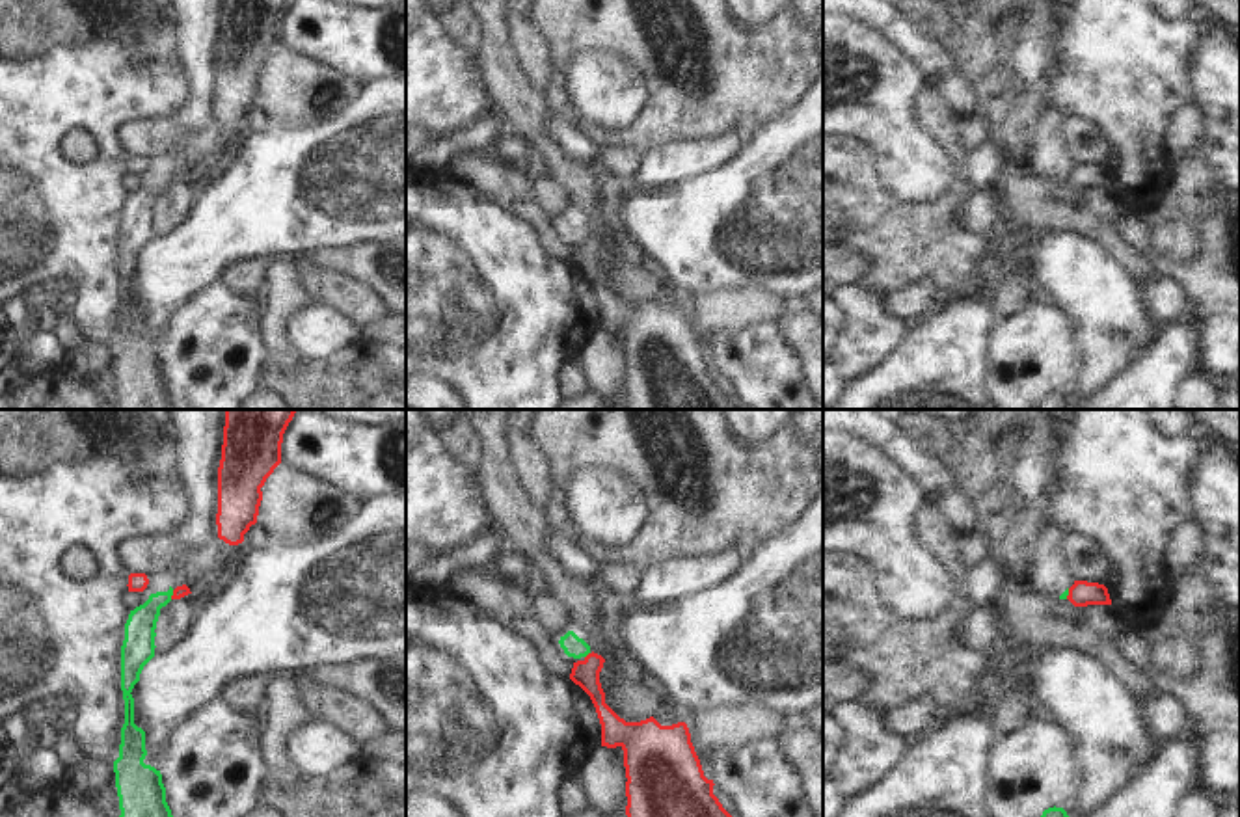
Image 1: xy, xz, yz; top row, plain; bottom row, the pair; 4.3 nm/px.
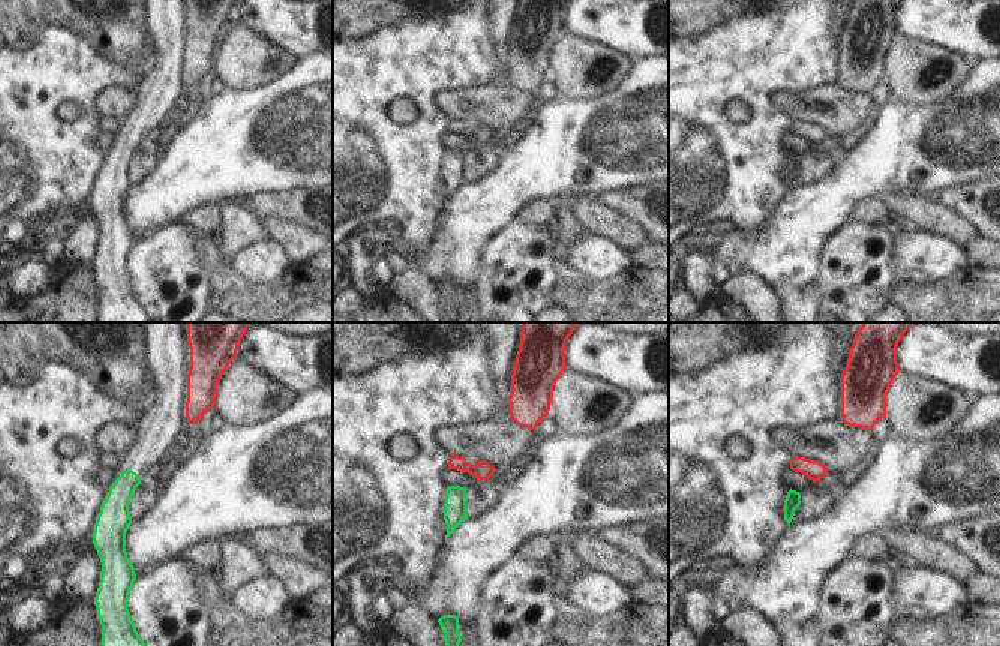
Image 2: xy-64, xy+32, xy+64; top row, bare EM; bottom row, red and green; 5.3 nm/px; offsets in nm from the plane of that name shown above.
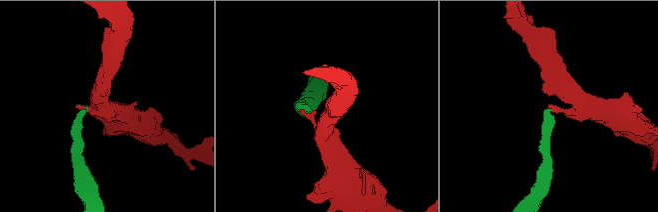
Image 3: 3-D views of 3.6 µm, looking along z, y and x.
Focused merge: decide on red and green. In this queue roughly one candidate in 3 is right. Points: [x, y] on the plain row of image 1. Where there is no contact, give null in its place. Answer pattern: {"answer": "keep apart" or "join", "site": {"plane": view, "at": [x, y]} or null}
{"answer": "keep apart", "site": {"plane": "xz", "at": [587, 239]}}

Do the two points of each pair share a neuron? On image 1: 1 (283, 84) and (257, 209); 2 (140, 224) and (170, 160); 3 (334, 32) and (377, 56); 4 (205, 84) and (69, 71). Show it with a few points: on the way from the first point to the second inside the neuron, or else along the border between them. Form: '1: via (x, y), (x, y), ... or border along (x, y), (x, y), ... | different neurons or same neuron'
1: border along (317, 121), (308, 125), (270, 125) | different neurons
2: via (140, 209), (159, 175) | same neuron
3: via (345, 36), (365, 45) | same neuron
4: border along (194, 80), (190, 90) | different neurons

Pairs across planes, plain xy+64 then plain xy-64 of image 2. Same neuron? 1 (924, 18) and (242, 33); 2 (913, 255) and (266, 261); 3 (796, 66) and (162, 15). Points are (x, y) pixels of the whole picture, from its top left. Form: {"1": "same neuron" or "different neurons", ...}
{"1": "different neurons", "2": "same neuron", "3": "different neurons"}

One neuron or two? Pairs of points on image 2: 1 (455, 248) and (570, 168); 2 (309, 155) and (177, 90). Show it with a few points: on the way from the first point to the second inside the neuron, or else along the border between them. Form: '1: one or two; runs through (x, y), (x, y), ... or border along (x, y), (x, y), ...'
1: one; runs through (483, 219), (534, 168), (541, 168)
2: two; border along (209, 98), (177, 128)

